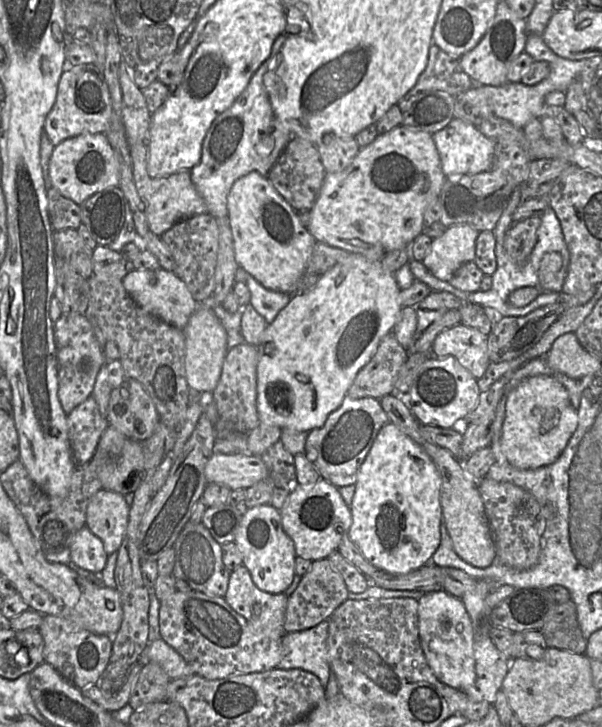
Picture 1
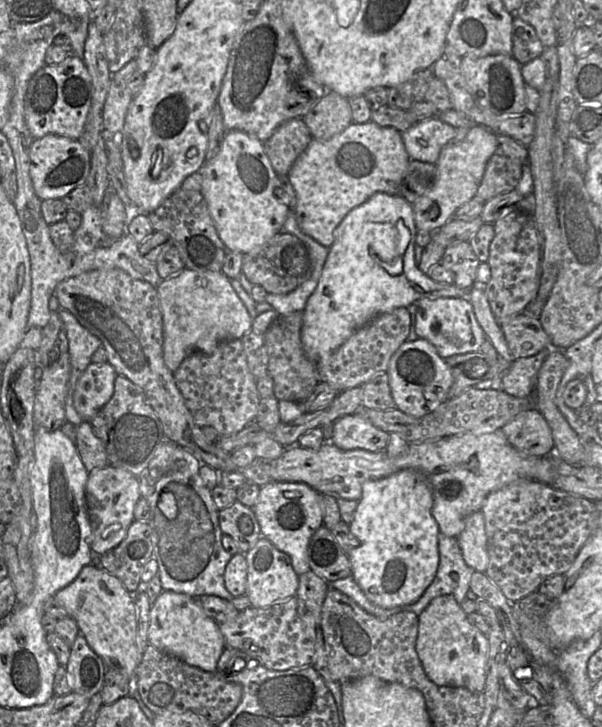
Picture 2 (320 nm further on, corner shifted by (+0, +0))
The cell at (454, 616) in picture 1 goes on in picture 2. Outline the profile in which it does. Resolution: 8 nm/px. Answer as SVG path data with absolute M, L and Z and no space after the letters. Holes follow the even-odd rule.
M452 595L434 598L419 615L416 651L426 675L435 684L484 691L489 641L468 621L467 614Z

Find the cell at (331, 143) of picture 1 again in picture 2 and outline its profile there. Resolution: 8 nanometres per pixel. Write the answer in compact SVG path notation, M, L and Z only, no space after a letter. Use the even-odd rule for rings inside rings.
M327 91L302 119L318 140L334 137L353 122L349 99L333 91Z

